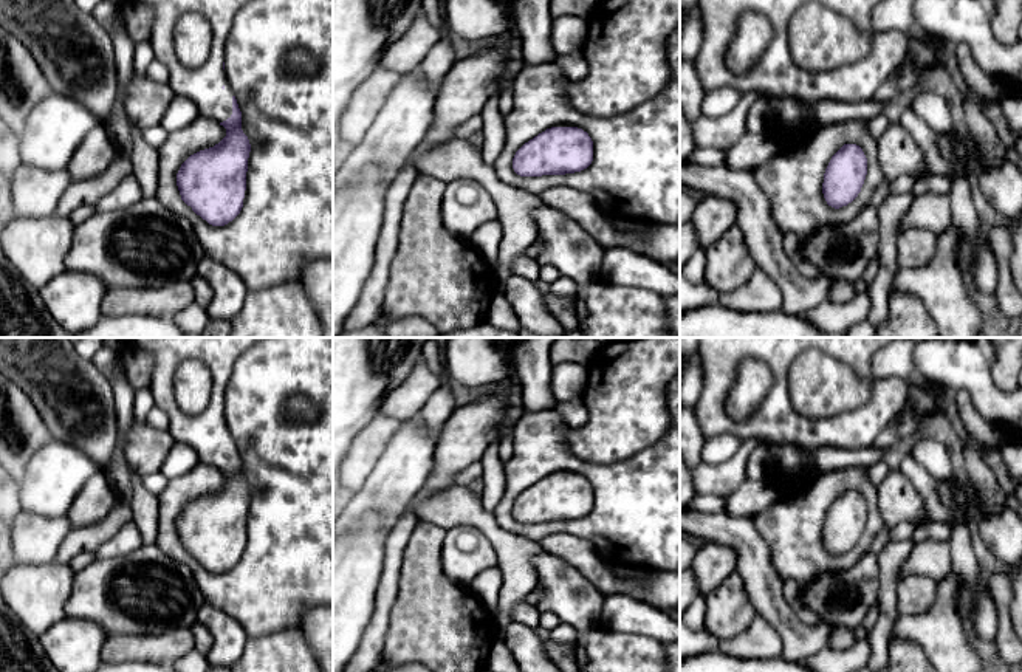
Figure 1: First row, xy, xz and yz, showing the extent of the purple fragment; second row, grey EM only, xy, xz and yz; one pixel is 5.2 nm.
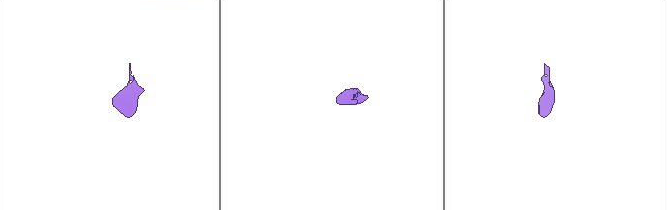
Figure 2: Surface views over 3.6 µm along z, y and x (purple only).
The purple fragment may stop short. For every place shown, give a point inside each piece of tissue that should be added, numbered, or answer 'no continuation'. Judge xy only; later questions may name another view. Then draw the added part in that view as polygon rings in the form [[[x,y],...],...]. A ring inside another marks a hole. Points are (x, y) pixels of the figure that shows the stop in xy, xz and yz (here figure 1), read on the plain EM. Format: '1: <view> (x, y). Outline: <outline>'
1: xy (202, 432). Outline: [[[125,338],[125,344],[152,356],[152,390],[155,406],[169,418],[175,443],[190,446],[203,465],[223,469],[232,461],[232,438],[223,417],[225,390],[235,361],[265,338]],[[198,359],[212,373],[212,395],[198,415],[184,413],[173,392],[175,369],[181,361]]]

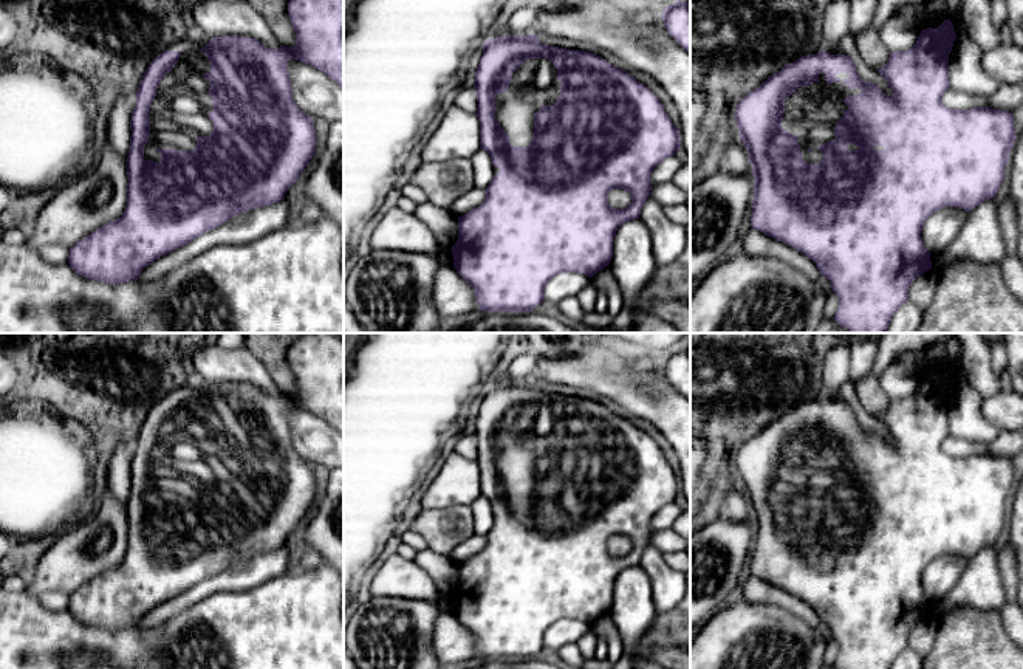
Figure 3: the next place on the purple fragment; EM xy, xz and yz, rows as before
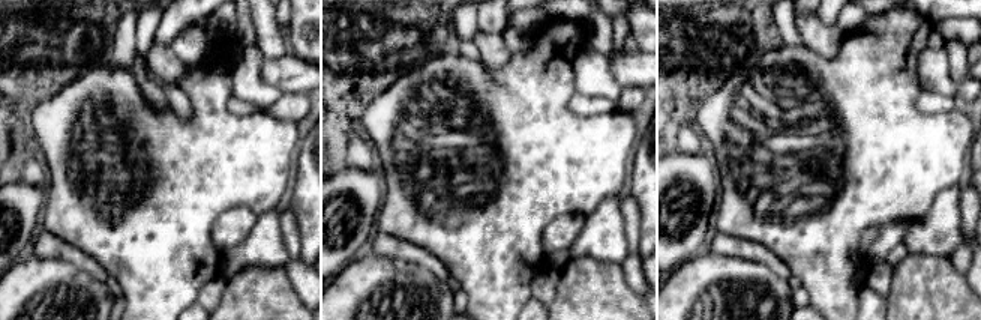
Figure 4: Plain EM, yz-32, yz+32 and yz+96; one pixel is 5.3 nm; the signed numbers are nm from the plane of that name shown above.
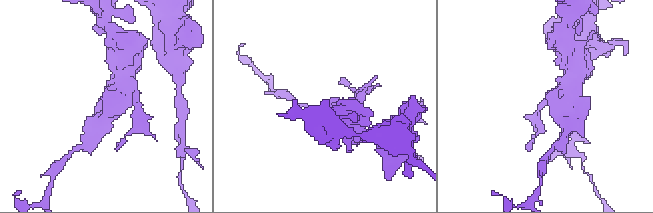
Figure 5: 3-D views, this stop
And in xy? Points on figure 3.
1: xy (178, 462). Outline: [[[192,383],[166,395],[180,398],[181,403],[159,429],[150,452],[150,482],[144,506],[159,511],[159,497],[193,497],[198,483],[212,480],[214,469],[207,461],[214,457],[214,451],[207,440],[209,427],[203,423],[210,417],[210,409],[204,398],[198,398],[209,387],[210,384]]]

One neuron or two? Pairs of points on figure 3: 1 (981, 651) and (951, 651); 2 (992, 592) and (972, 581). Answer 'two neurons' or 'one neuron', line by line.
1: one neuron
2: one neuron

